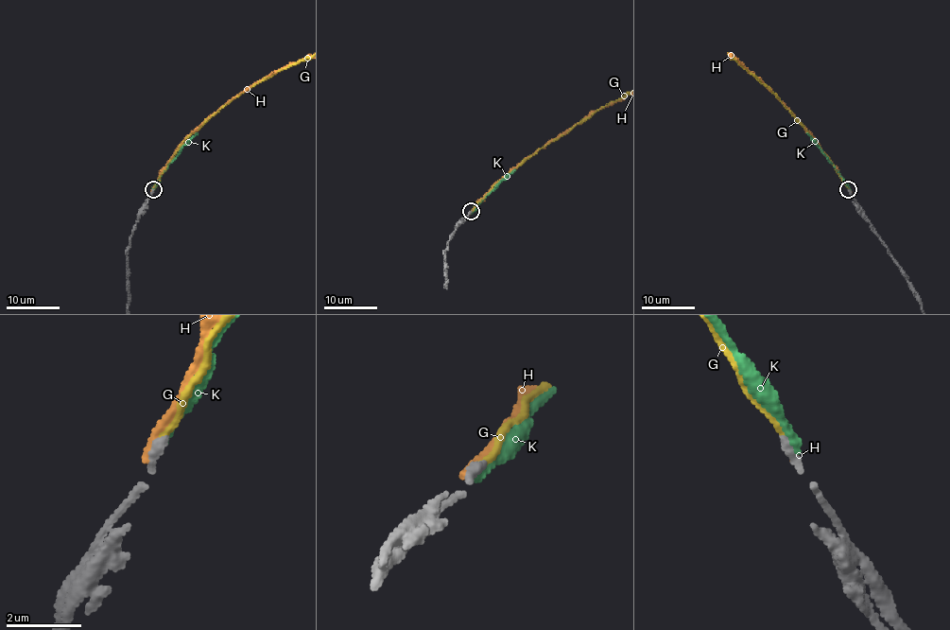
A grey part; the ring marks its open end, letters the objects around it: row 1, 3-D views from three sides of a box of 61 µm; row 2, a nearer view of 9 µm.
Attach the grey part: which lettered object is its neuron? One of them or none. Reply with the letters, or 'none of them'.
G

